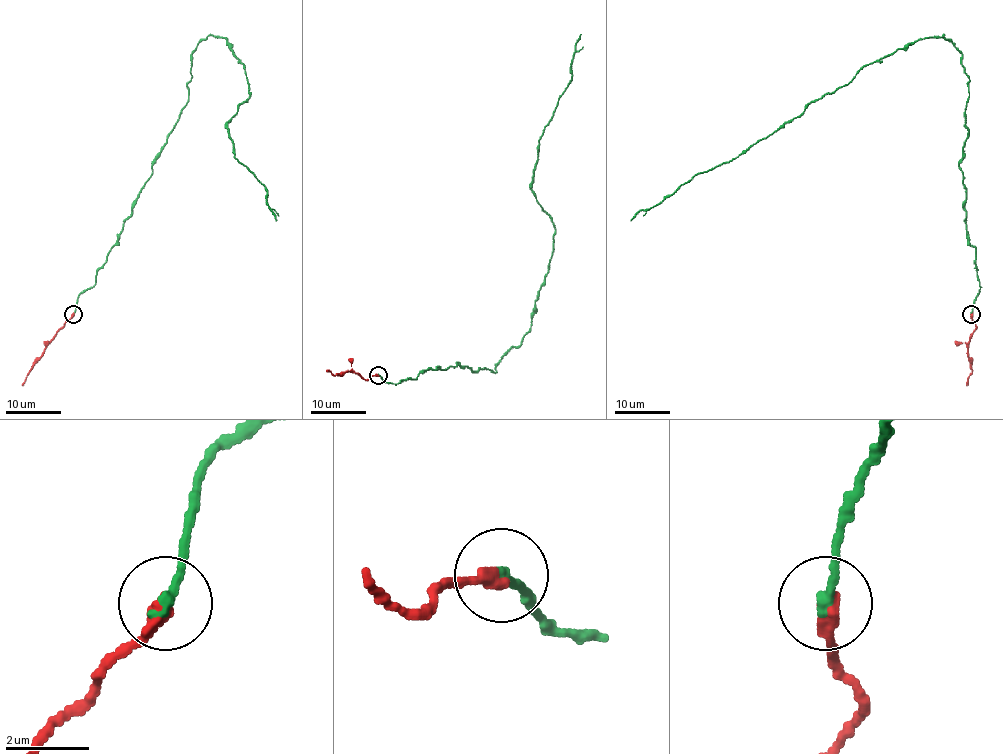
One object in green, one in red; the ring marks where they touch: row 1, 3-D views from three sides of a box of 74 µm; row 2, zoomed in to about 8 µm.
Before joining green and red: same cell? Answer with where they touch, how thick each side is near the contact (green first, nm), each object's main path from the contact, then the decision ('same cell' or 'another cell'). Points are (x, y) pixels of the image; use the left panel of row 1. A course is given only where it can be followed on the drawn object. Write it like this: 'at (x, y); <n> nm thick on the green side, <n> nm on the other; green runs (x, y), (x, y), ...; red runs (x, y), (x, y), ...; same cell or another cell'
at (73, 314); 320 nm thick on the green side, 400 nm on the other; green runs (74, 314), (188, 101), (192, 51), (207, 36), (226, 39), (243, 64), (250, 97), (228, 135), (276, 221); red runs (74, 314), (45, 348), (23, 386); same cell

